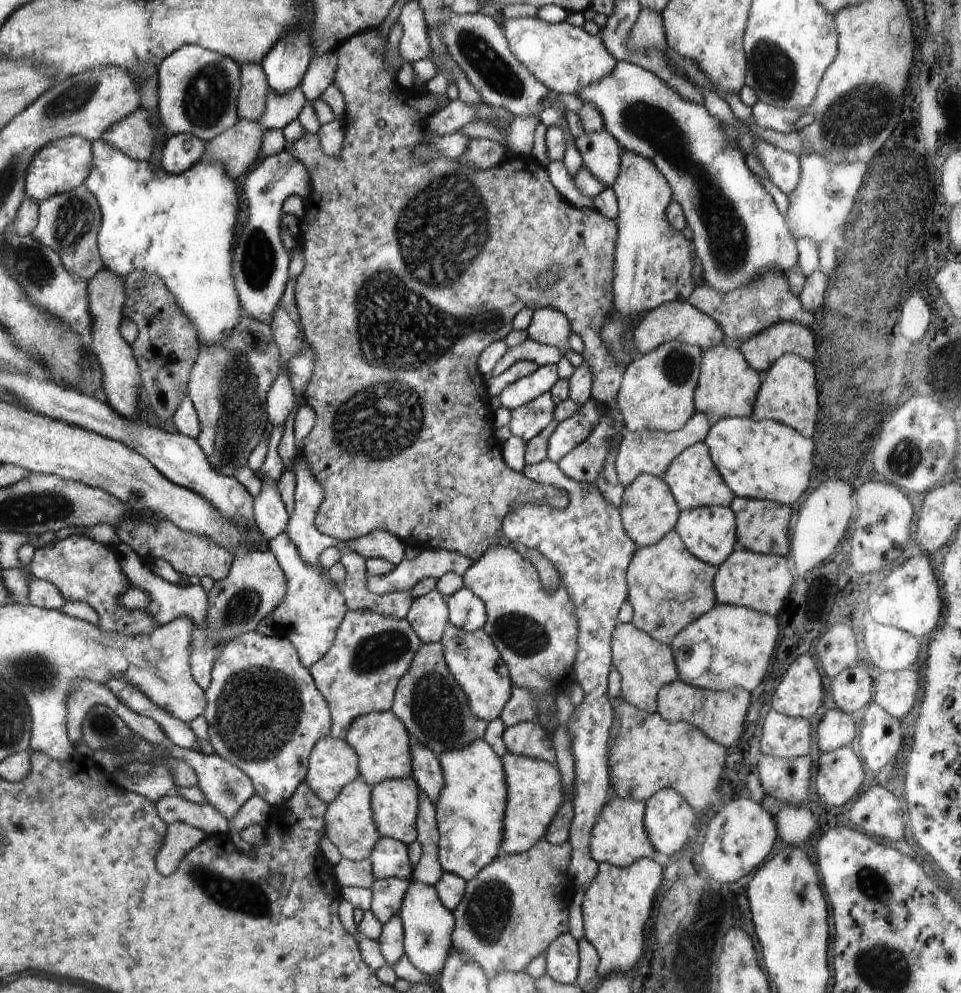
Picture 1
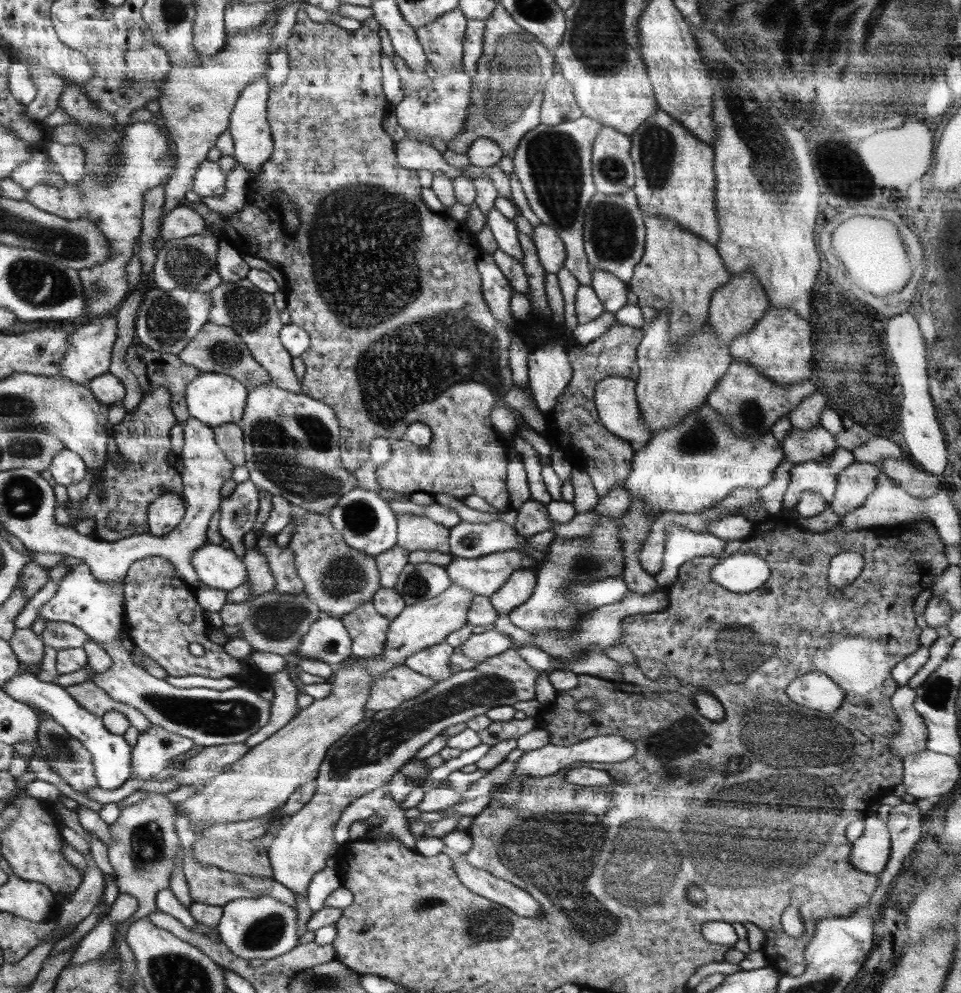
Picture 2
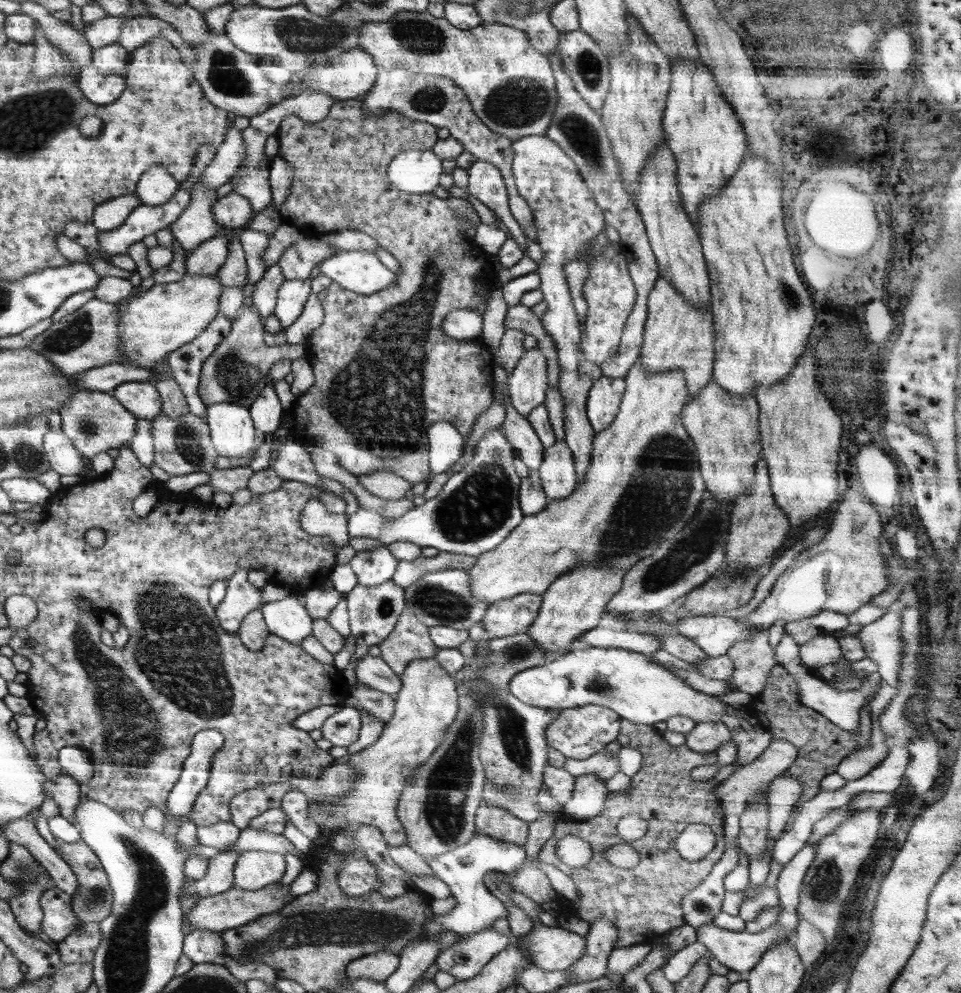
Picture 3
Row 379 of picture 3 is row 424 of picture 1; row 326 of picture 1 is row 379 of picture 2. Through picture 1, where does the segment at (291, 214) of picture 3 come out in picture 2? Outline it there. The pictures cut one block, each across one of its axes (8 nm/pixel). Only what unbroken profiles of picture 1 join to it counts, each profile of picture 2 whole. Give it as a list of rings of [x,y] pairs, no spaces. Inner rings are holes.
[[[300,9],[297,12],[290,38],[285,42],[290,65],[289,75],[284,80],[284,84],[271,88],[267,100],[267,121],[271,127],[273,151],[270,158],[263,164],[259,176],[250,180],[244,207],[240,211],[224,217],[218,215],[218,212],[210,211],[210,208],[207,208],[202,201],[190,203],[183,200],[180,201],[180,205],[183,204],[202,216],[206,224],[206,234],[215,237],[214,229],[218,229],[220,237],[233,244],[243,256],[250,255],[264,261],[274,260],[276,267],[286,276],[286,309],[288,309],[291,322],[301,326],[310,338],[308,350],[299,356],[306,367],[305,375],[301,380],[301,392],[334,409],[340,425],[341,459],[347,471],[353,472],[358,470],[364,462],[372,462],[369,444],[375,438],[404,439],[406,429],[410,424],[423,422],[432,429],[431,441],[434,444],[436,456],[432,456],[430,464],[416,464],[414,472],[400,472],[400,484],[394,486],[394,490],[400,496],[410,495],[414,492],[427,492],[438,498],[441,493],[445,493],[462,500],[471,494],[477,494],[488,504],[495,506],[502,513],[506,513],[511,510],[510,495],[507,489],[509,445],[504,436],[493,428],[490,422],[490,413],[492,407],[502,401],[507,390],[513,385],[508,362],[512,330],[507,330],[501,322],[495,319],[484,300],[482,278],[479,272],[479,264],[484,252],[479,248],[476,234],[467,227],[465,221],[456,221],[444,213],[438,214],[428,210],[421,200],[422,187],[418,182],[418,171],[402,168],[396,162],[396,142],[386,132],[382,122],[389,103],[382,90],[382,69],[380,67],[382,52],[378,30],[380,30],[380,25],[374,18],[361,21],[360,28],[348,31],[338,27],[335,21],[314,22],[308,18],[304,9]],[[278,191],[285,192],[286,196],[294,201],[294,206],[298,208],[300,226],[295,234],[284,231]],[[434,267],[441,267],[445,270],[442,280],[432,276]],[[616,324],[588,345],[578,346],[570,342],[564,346],[573,368],[573,378],[557,398],[553,412],[547,415],[547,437],[558,444],[558,449],[563,450],[582,471],[588,473],[590,481],[593,481],[592,488],[596,489],[599,498],[606,496],[610,488],[626,481],[635,451],[630,441],[604,428],[595,405],[595,388],[597,382],[609,376],[621,376],[630,380],[638,378],[637,351],[643,337],[644,329]]]

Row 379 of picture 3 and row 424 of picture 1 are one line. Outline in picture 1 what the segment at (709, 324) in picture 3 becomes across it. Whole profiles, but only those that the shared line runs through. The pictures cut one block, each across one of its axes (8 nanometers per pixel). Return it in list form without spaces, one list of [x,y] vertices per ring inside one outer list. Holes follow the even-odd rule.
[[[697,412],[686,422],[684,428],[676,432],[670,432],[670,434],[658,432],[658,430],[636,430],[636,432],[627,430],[622,436],[618,450],[616,450],[614,468],[616,469],[618,480],[624,486],[630,486],[632,481],[642,473],[660,477],[666,472],[666,469],[678,454],[689,446],[702,442],[706,438],[710,427],[711,424],[708,422],[708,418],[701,412]]]

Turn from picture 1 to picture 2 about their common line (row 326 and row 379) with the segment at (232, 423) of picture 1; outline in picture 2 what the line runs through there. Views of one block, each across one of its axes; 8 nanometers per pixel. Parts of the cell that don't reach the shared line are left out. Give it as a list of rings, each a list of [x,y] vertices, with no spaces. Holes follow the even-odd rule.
[[[208,321],[200,329],[198,335],[177,355],[184,364],[195,366],[201,372],[226,374],[239,380],[248,392],[261,384],[271,382],[267,370],[261,364],[258,364],[257,360],[254,360],[254,357],[244,345],[240,336],[232,328],[224,325],[214,324]]]

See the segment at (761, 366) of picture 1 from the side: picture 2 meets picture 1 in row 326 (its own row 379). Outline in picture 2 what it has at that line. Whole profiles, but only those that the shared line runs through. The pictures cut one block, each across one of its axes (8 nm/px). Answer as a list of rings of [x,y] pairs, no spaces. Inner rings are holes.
[[[770,306],[752,330],[732,341],[730,356],[732,360],[745,360],[778,386],[802,382],[809,378],[813,367],[810,363],[813,358],[812,328],[808,322],[793,310]]]

